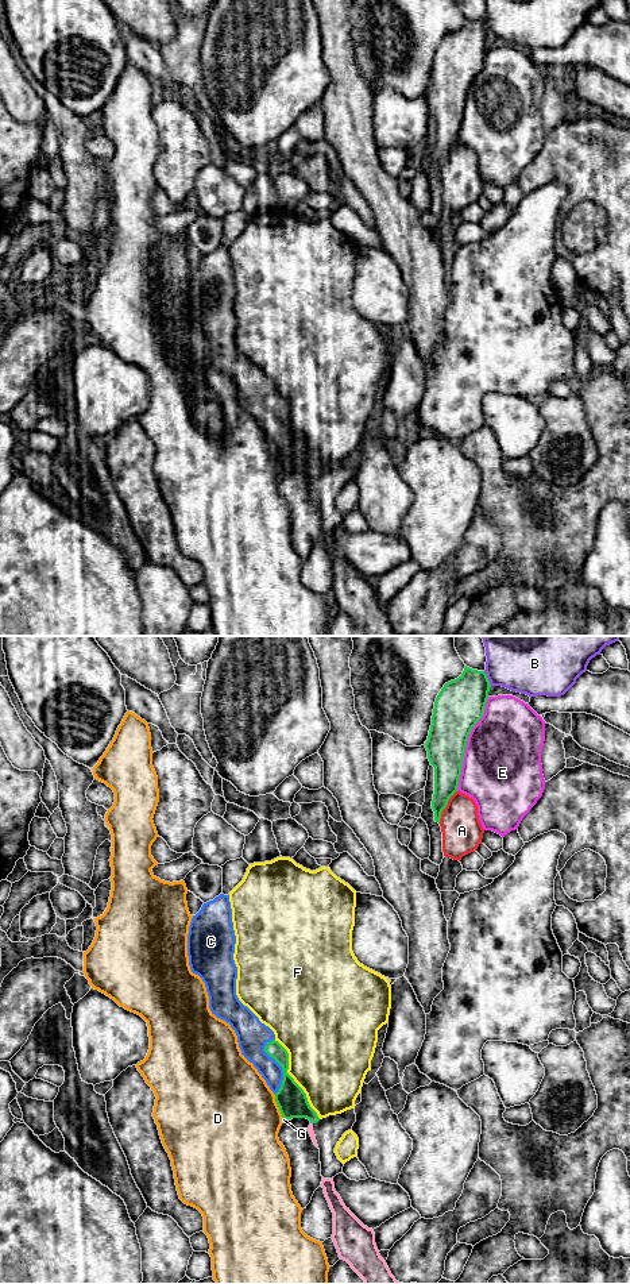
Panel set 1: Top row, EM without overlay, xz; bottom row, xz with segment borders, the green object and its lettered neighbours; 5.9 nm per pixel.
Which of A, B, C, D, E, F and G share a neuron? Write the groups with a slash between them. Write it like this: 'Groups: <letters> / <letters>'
Groups: A / B / C / D / E / F / G

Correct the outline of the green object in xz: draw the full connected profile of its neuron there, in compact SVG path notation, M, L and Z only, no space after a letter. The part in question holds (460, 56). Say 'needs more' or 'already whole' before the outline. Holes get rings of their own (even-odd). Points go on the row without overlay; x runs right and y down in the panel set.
already whole; M465 18L463 26L457 31L445 35L436 50L425 100L430 116L434 119L432 161L434 173L438 176L449 150L457 143L468 88L484 66L490 39L491 36L484 23Z

